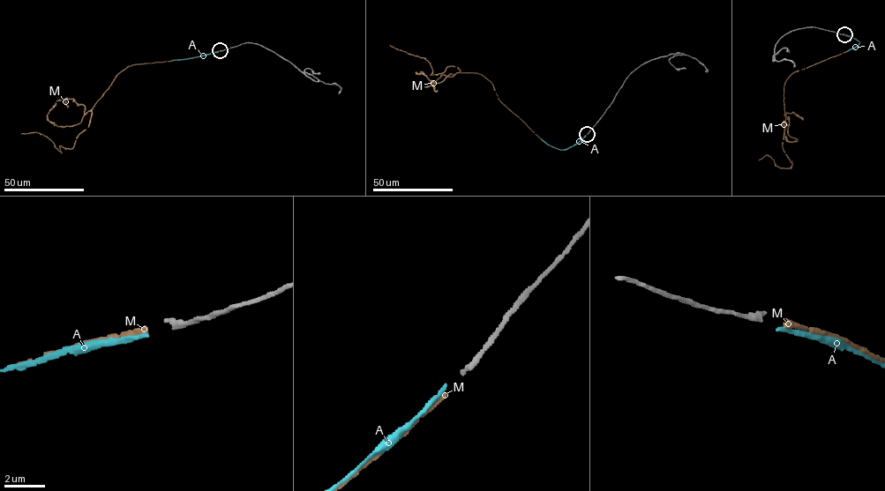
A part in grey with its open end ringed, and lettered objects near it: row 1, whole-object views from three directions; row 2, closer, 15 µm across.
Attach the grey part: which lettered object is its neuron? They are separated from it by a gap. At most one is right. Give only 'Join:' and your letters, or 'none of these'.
Join: M

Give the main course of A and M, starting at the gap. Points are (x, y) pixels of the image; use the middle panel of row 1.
A: (586, 135), (564, 150), (553, 147), (540, 138)
M: (586, 136), (565, 150), (547, 145), (499, 100), (482, 74), (449, 66), (431, 75), (425, 59), (390, 45)

